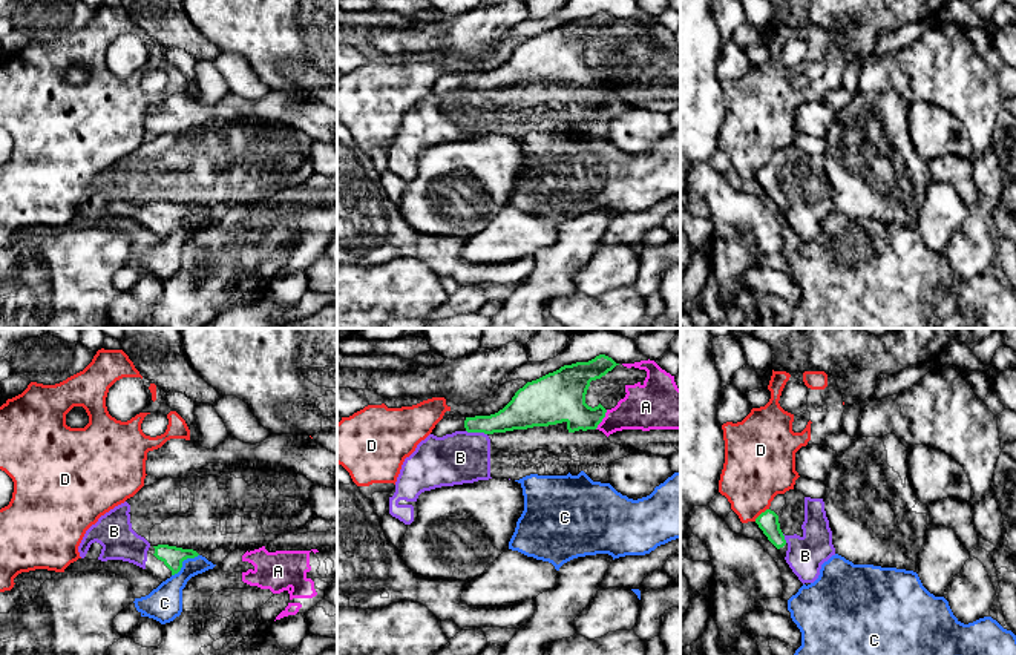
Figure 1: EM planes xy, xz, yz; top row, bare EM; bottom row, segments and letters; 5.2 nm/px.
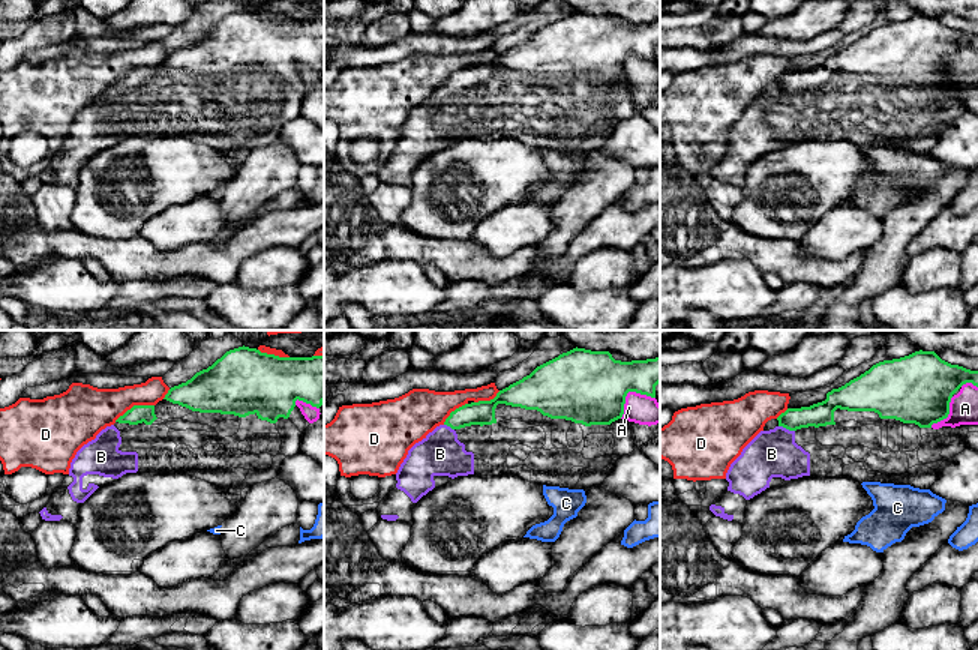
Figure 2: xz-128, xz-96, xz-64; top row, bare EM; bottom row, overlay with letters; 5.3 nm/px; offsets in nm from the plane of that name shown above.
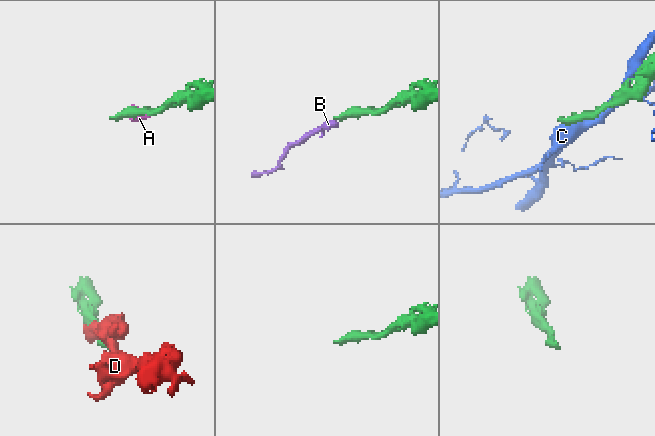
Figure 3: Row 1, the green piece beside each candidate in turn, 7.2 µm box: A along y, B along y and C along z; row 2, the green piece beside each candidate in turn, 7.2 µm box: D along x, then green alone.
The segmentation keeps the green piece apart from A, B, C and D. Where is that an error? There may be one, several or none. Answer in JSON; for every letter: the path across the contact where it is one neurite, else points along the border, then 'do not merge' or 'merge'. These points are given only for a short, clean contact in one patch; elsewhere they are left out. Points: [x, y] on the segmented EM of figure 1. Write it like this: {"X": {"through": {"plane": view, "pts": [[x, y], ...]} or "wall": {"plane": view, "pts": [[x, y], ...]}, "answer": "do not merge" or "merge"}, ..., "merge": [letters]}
{"A": {"answer": "do not merge"}, "B": {"through": {"plane": "xz", "pts": [[520, 413], [486, 424], [477, 431], [474, 444], [460, 457]]}, "answer": "merge"}, "C": {"answer": "do not merge"}, "D": {"answer": "do not merge"}, "merge": ["B"]}

